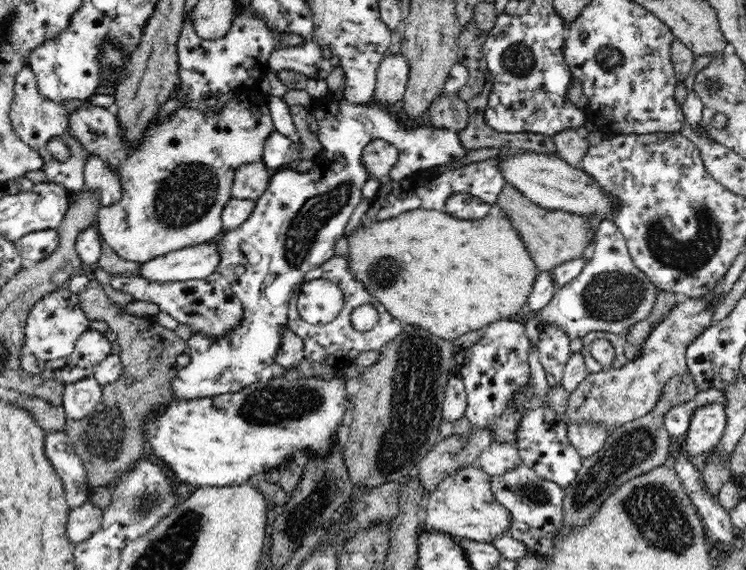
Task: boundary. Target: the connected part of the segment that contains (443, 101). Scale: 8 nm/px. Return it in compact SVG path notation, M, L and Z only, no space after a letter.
M440 93L431 102L428 112L430 112L430 124L433 127L458 132L468 124L467 102L464 102L464 99L456 93Z

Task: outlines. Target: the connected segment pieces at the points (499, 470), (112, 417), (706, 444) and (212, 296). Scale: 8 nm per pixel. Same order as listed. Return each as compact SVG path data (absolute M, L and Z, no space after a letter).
M500 441L492 442L479 456L479 460L481 470L491 478L516 470L516 467L522 463L516 445Z
M91 280L78 295L79 305L88 320L104 320L109 330L118 335L124 370L106 387L102 387L102 400L88 416L80 420L66 418L65 432L70 437L74 451L84 463L88 484L93 487L112 486L131 467L143 459L147 440L143 428L149 416L160 406L174 399L172 380L178 366L176 356L184 354L187 342L180 339L174 330L161 326L154 318L137 317L121 313L122 307L114 305L102 285Z
M718 402L703 404L694 409L682 451L692 453L699 461L714 451L726 428L726 409Z
M214 272L200 280L185 280L176 282L150 282L140 276L112 275L110 286L114 290L126 292L133 300L154 302L159 310L170 314L178 324L188 324L192 333L206 334L209 338L224 338L230 330L234 330L243 317L243 306L230 282L222 274Z

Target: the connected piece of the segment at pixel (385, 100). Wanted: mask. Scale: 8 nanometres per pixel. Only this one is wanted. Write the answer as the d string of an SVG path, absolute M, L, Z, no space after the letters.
M401 52L385 56L376 72L373 100L383 106L403 100L408 72L410 72L410 65Z

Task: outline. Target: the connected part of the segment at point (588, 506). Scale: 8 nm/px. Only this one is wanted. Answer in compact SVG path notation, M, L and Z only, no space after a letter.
M690 372L670 378L660 394L660 400L648 414L617 426L614 432L607 436L604 446L596 454L582 460L577 478L564 488L562 527L571 529L587 523L618 486L666 462L666 458L670 456L668 452L671 434L666 430L664 415L674 406L696 398L699 390L694 381Z

